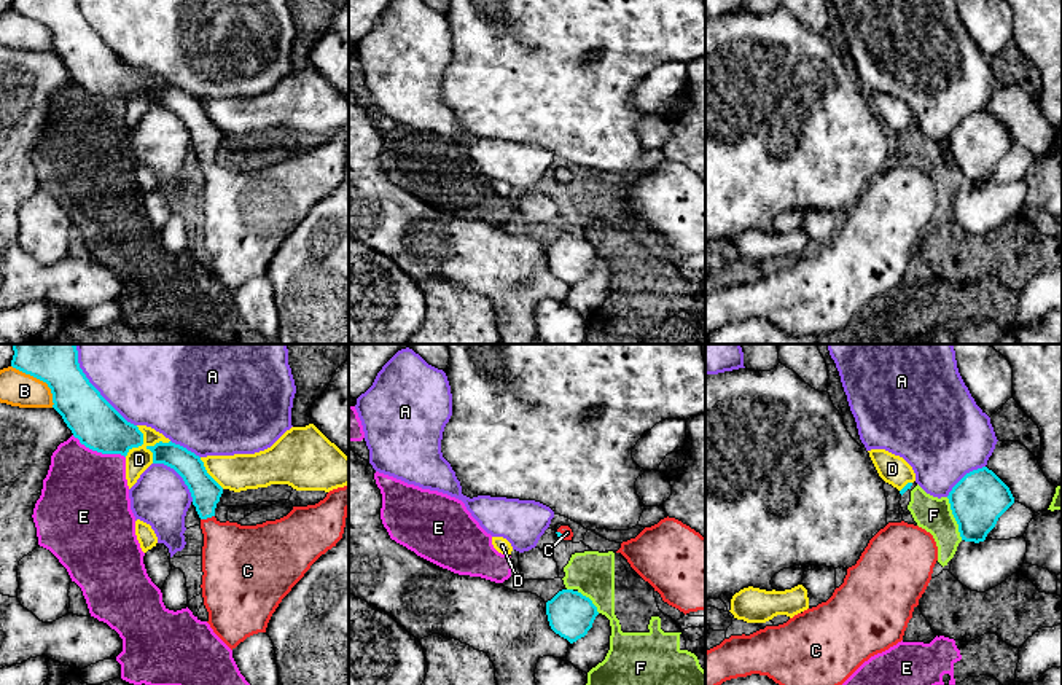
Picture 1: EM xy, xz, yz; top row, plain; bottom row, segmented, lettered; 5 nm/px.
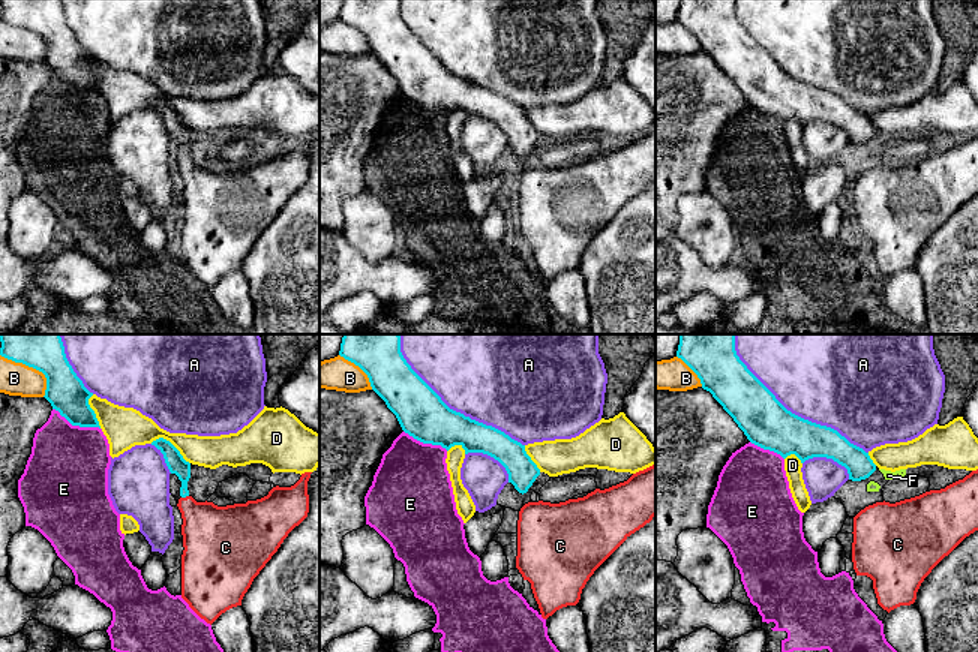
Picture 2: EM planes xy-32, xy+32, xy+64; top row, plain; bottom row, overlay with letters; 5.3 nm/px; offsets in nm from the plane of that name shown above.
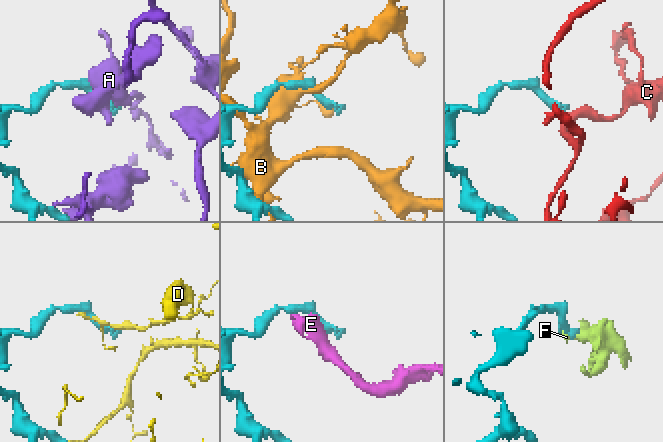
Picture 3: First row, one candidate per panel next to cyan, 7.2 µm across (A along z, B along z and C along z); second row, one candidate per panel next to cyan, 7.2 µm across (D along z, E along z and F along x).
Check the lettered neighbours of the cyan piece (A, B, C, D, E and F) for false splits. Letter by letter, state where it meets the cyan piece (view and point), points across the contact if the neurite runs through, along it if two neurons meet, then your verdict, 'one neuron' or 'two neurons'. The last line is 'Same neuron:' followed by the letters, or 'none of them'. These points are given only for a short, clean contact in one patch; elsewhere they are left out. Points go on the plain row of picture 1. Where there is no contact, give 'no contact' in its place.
A: contact xy (99, 37); two neurons
B: contact xy (40, 23); two neurons
C: contact xy (207, 160); way xy (206, 136), (207, 160), (210, 171), (234, 201); one neuron
D: contact xy (152, 90); two neurons
E: contact xy (99, 94); two neurons
F: contact yz (954, 160); two neurons
Same neuron: C

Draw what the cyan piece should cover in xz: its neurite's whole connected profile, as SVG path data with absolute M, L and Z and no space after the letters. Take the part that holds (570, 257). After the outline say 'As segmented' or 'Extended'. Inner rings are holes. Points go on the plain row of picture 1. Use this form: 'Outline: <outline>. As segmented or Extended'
Outline: M562 233L546 245L546 258L551 272L573 287L588 277L599 255L589 241Z. As segmented

